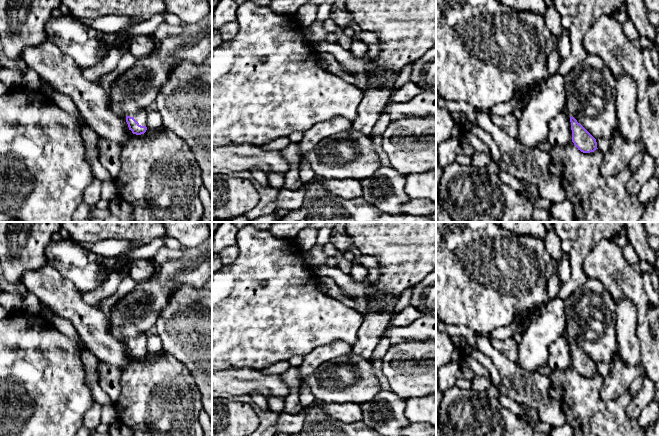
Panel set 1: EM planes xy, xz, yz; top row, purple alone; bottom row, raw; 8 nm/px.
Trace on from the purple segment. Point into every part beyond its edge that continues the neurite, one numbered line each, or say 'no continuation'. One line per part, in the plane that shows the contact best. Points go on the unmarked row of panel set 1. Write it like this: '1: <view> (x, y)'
1: xy (141, 340)

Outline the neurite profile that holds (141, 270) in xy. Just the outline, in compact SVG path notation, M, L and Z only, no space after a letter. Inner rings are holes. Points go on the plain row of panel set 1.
M135 259L132 261L129 275L135 284L144 282L153 275L154 265L152 259Z

